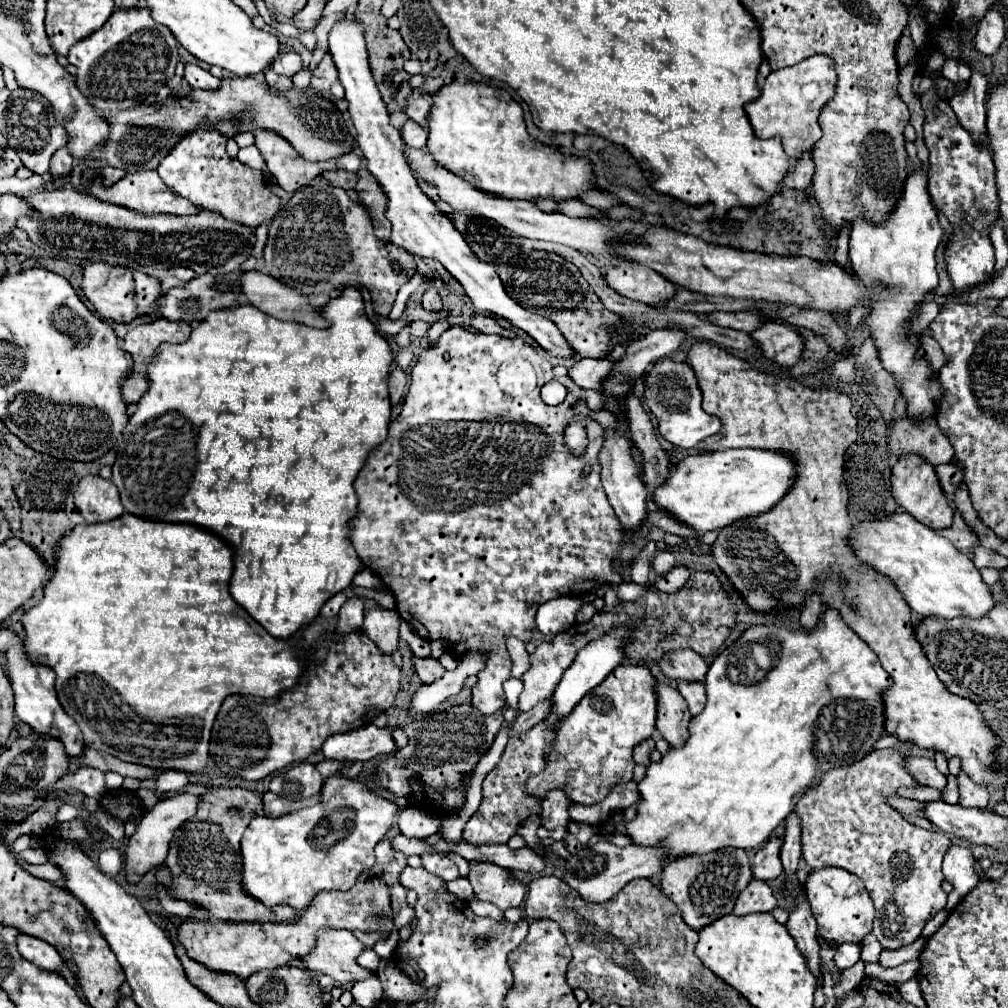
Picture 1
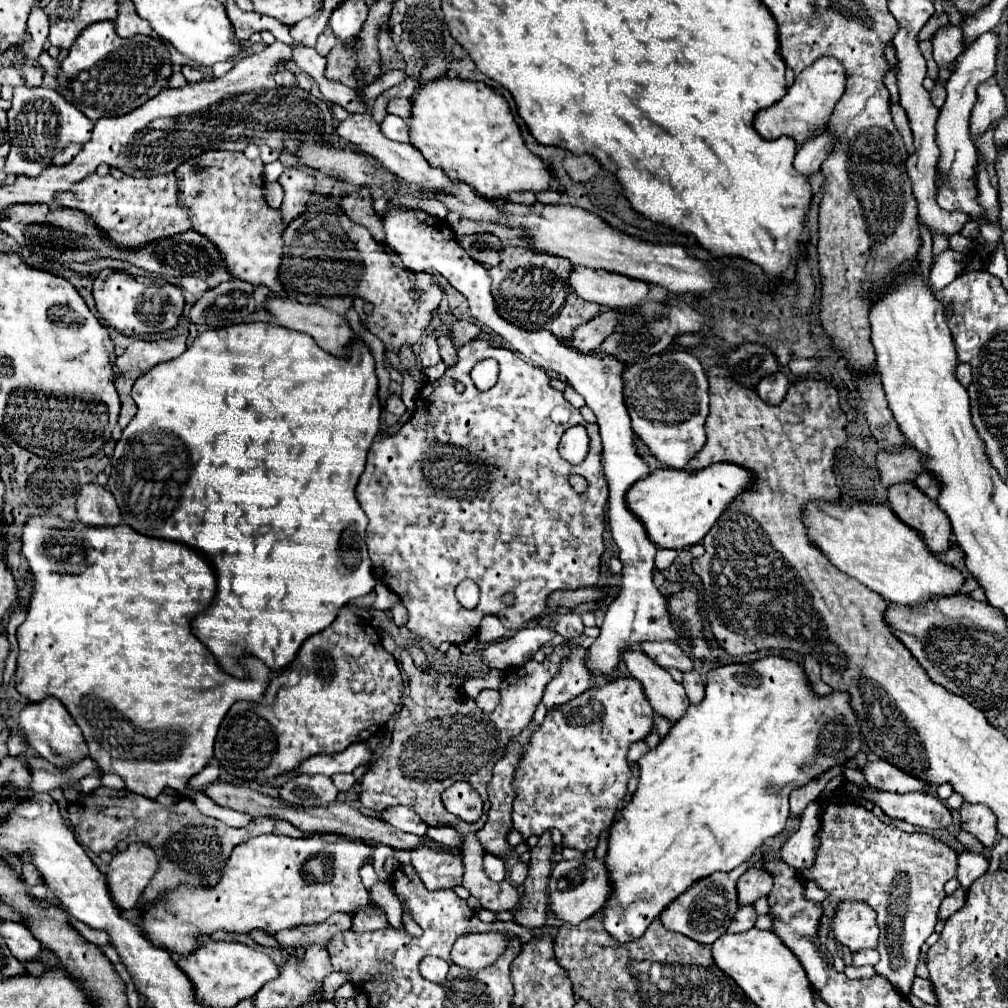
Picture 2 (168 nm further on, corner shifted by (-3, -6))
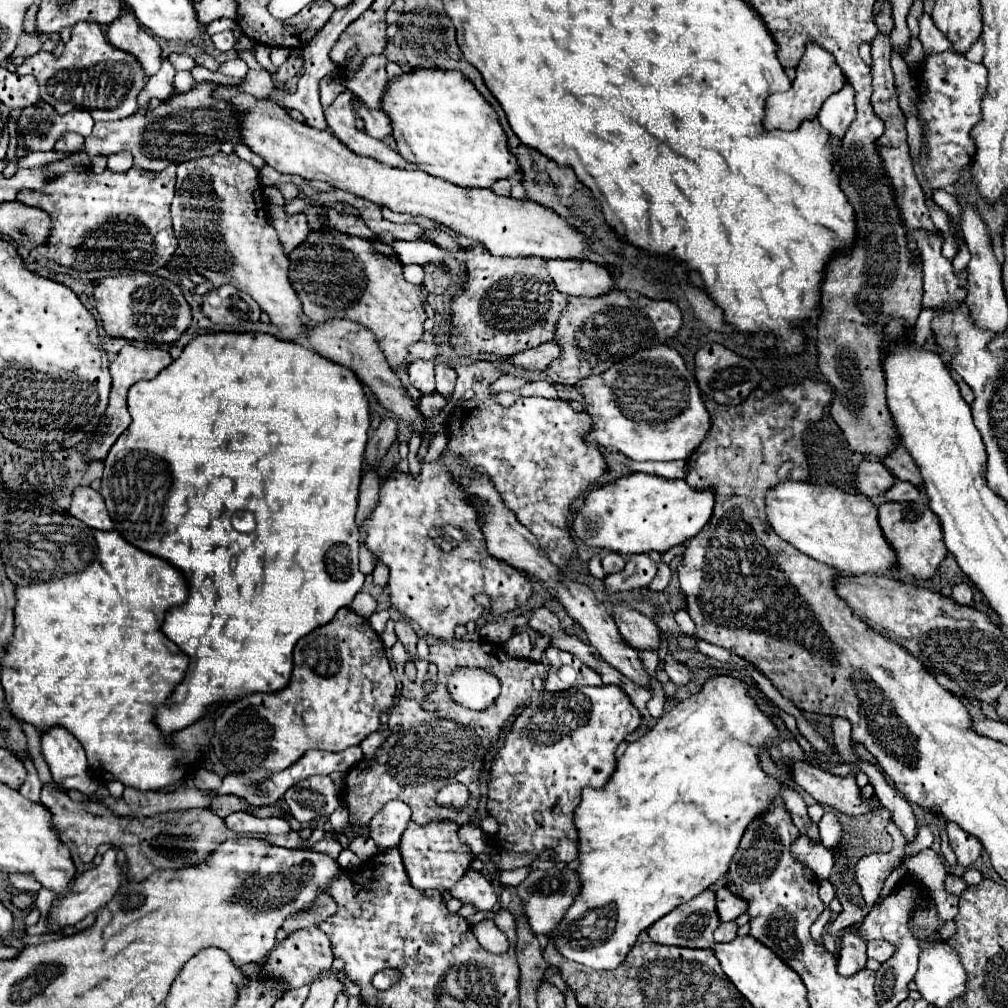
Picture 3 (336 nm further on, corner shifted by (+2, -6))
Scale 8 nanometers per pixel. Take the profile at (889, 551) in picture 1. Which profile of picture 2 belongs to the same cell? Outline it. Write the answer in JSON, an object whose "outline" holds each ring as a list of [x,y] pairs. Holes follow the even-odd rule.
{"outline":[[[811,502],[805,510],[805,524],[811,542],[845,574],[883,596],[887,602],[903,606],[923,606],[931,598],[961,594],[963,574],[951,564],[943,564],[923,542],[923,536],[901,522],[887,504],[823,504]]]}

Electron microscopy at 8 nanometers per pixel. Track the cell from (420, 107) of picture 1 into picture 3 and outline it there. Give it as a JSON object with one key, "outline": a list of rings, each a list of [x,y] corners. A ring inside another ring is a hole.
{"outline":[[[382,54],[368,56],[362,60],[360,70],[348,78],[348,90],[362,98],[370,108],[380,108],[380,100],[388,84],[384,66],[386,58]]]}

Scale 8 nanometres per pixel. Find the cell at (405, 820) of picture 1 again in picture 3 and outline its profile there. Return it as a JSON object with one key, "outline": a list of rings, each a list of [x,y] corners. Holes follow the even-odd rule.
{"outline":[[[388,802],[370,822],[370,838],[376,842],[378,850],[388,850],[398,846],[406,826],[410,822],[410,808],[404,802]]]}

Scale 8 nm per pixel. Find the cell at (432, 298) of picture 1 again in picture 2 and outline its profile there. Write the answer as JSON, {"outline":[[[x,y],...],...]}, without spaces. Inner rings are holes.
{"outline":[[[437,336],[437,342],[439,342],[439,348],[441,348],[441,358],[445,362],[445,366],[451,366],[457,362],[457,350],[453,346],[453,340],[449,336]]]}

